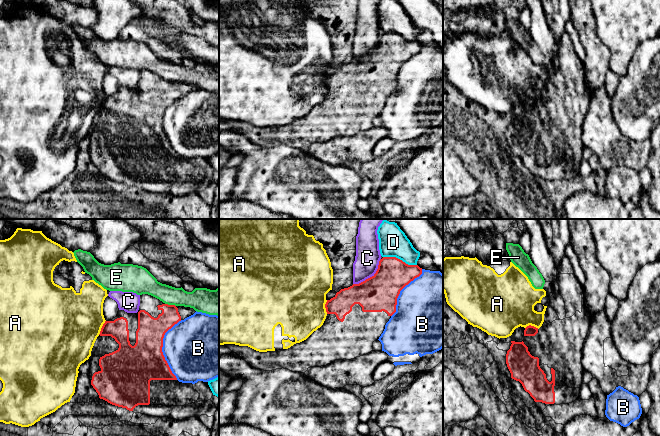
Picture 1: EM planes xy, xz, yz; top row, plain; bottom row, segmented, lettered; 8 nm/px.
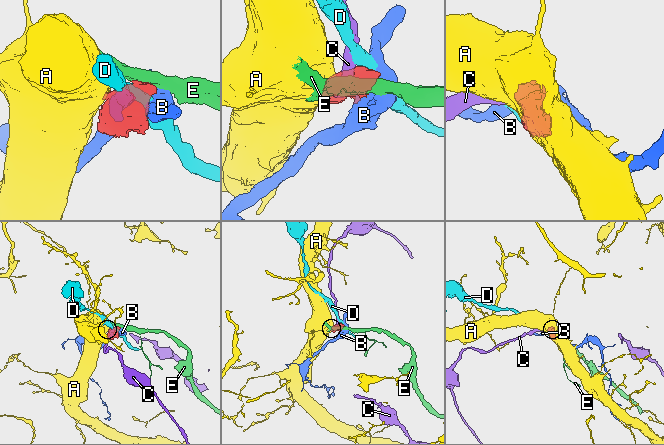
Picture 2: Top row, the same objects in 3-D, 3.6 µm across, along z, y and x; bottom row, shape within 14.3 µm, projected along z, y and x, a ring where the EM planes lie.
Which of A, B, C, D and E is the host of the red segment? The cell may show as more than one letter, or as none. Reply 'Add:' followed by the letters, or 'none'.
Add: none

